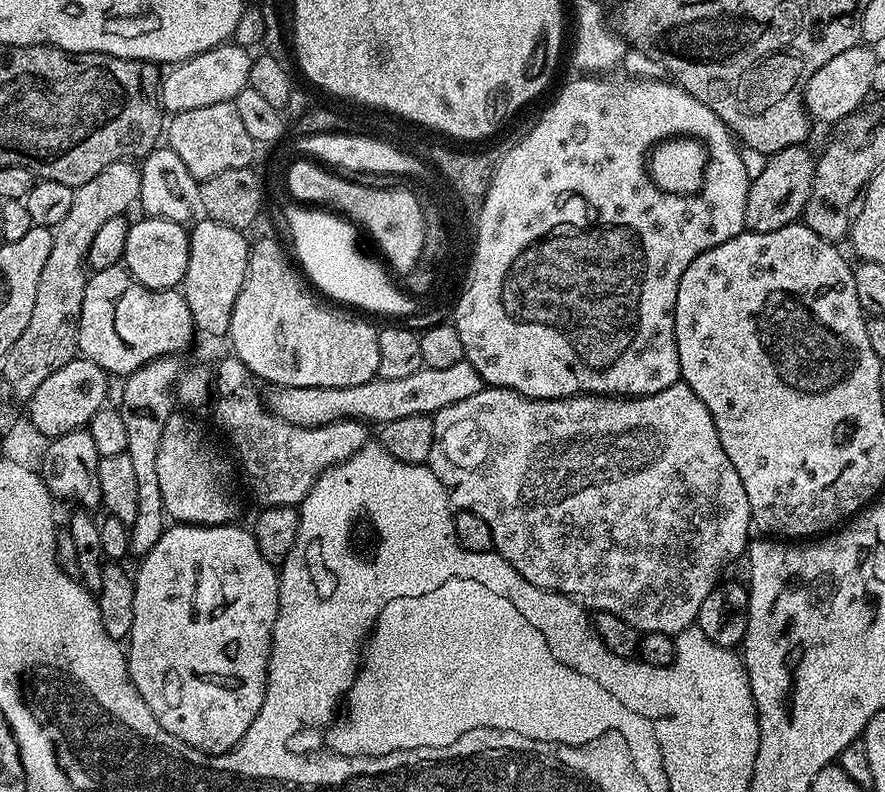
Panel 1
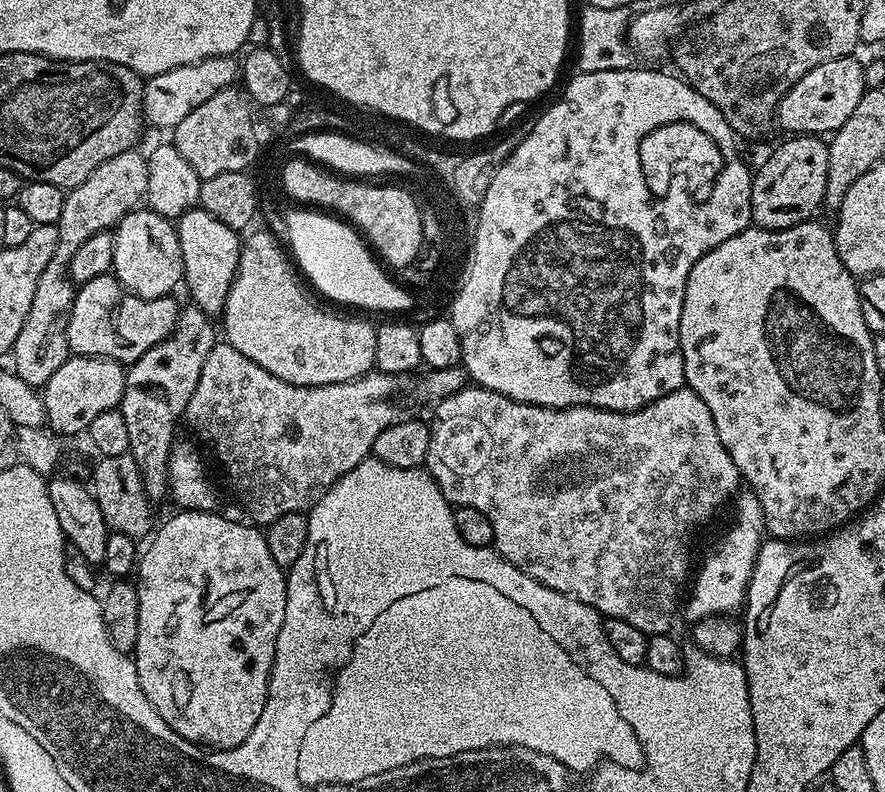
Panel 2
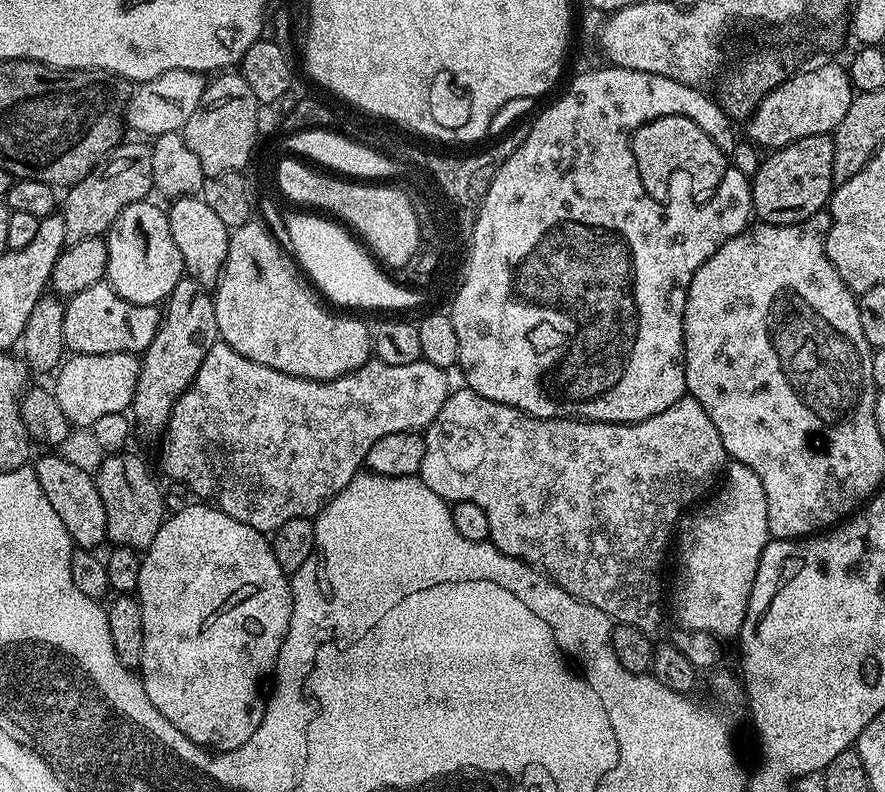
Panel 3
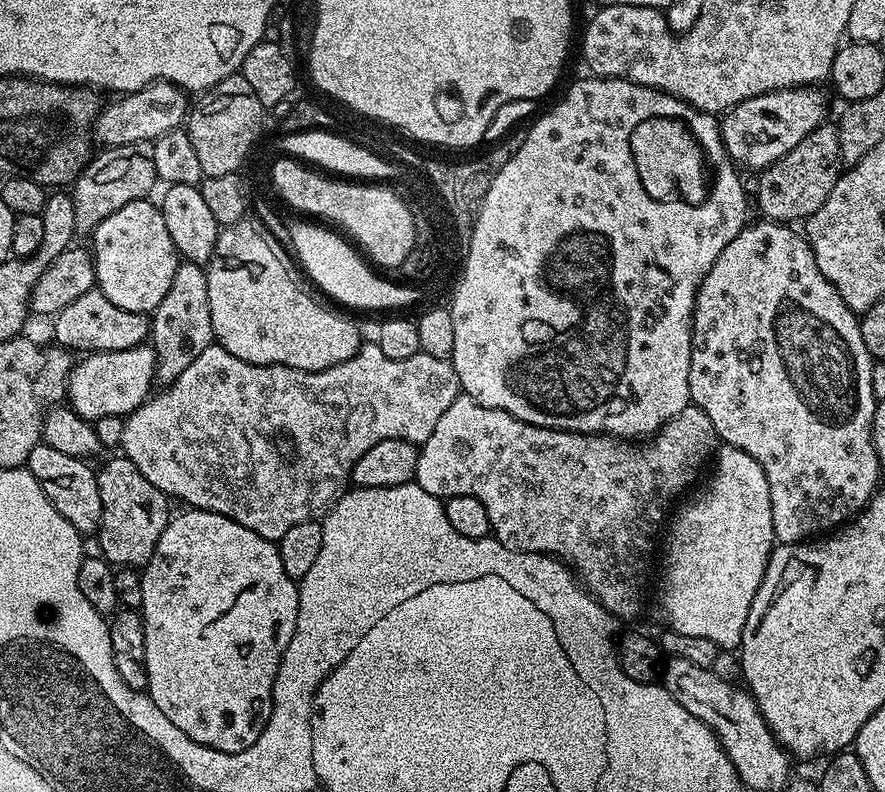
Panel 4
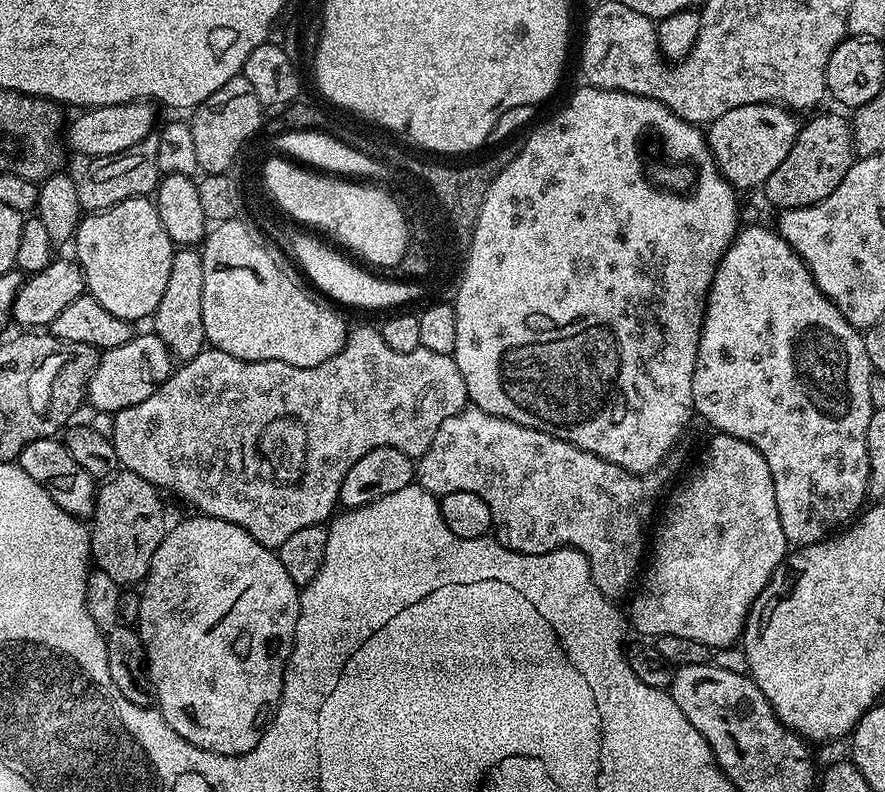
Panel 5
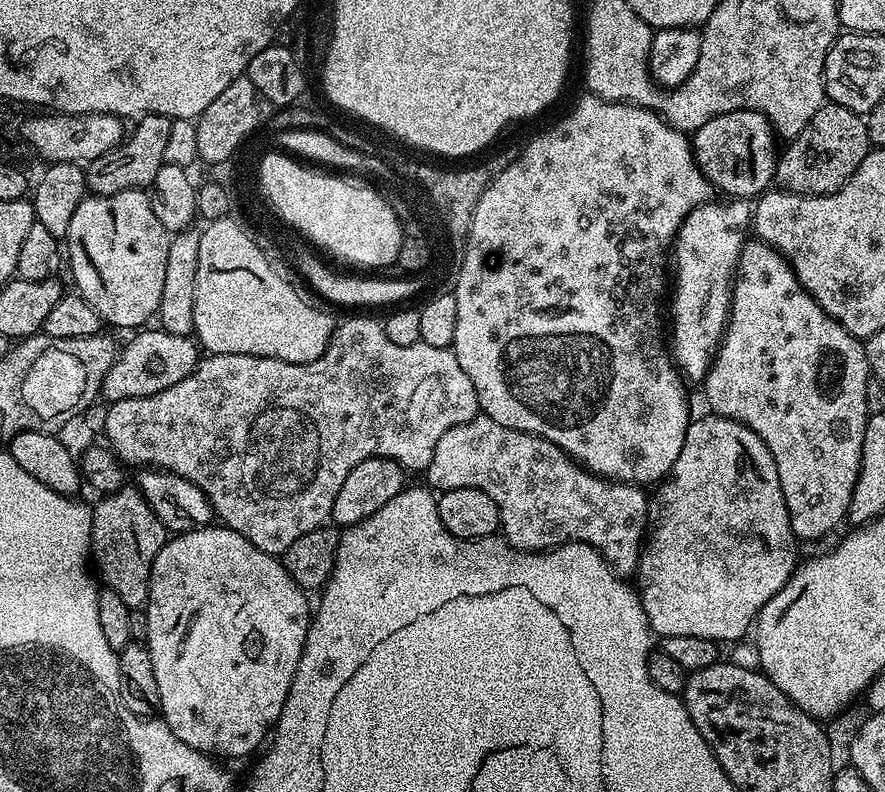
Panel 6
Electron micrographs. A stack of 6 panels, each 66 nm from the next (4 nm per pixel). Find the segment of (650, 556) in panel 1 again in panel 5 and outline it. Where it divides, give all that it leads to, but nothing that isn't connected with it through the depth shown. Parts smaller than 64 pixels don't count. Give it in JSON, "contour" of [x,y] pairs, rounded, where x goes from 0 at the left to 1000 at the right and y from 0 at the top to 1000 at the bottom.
{"contour":[[[525,513],[518,523],[504,528],[504,533],[493,540],[486,563],[469,587],[469,605],[475,615],[494,629],[513,624],[513,619],[541,624],[549,639],[554,639],[559,681],[571,692],[595,702],[625,697],[628,692],[653,694],[667,710],[671,735],[688,755],[707,751],[710,741],[718,732],[720,736],[730,702],[728,676],[732,672],[737,650],[744,646],[741,625],[746,621],[746,606],[740,595],[713,596],[635,553],[549,523],[537,513]]]}

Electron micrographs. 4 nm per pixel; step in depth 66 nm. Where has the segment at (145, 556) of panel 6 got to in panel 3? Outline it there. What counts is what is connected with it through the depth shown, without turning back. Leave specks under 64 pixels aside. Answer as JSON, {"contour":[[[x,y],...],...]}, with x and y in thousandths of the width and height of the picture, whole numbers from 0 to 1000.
{"contour":[[[139,568],[121,574],[106,597],[111,624],[115,624],[115,639],[120,639],[120,669],[122,682],[128,688],[162,694],[174,684],[174,674],[185,662],[185,626],[176,612],[169,592],[158,576],[148,568]]]}

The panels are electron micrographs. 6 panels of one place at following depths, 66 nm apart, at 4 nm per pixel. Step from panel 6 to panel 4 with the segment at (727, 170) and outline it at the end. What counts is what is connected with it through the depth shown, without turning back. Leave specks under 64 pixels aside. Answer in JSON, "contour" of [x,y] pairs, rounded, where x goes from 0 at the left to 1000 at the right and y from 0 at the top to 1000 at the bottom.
{"contour":[[[910,109],[862,116],[817,143],[812,153],[814,173],[827,206],[837,213],[862,215],[896,189],[902,179],[932,155],[936,126],[927,114],[922,109]]]}

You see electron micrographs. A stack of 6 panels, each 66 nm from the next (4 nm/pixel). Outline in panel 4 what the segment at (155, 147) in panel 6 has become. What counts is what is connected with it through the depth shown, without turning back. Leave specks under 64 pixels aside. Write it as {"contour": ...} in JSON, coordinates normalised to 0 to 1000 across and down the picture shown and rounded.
{"contour":[[[151,179],[110,191],[79,237],[87,294],[102,295],[113,284],[115,275],[124,275],[124,270],[138,265],[138,260],[147,255],[164,251],[168,246],[167,241],[177,236],[177,232],[171,181]]]}

